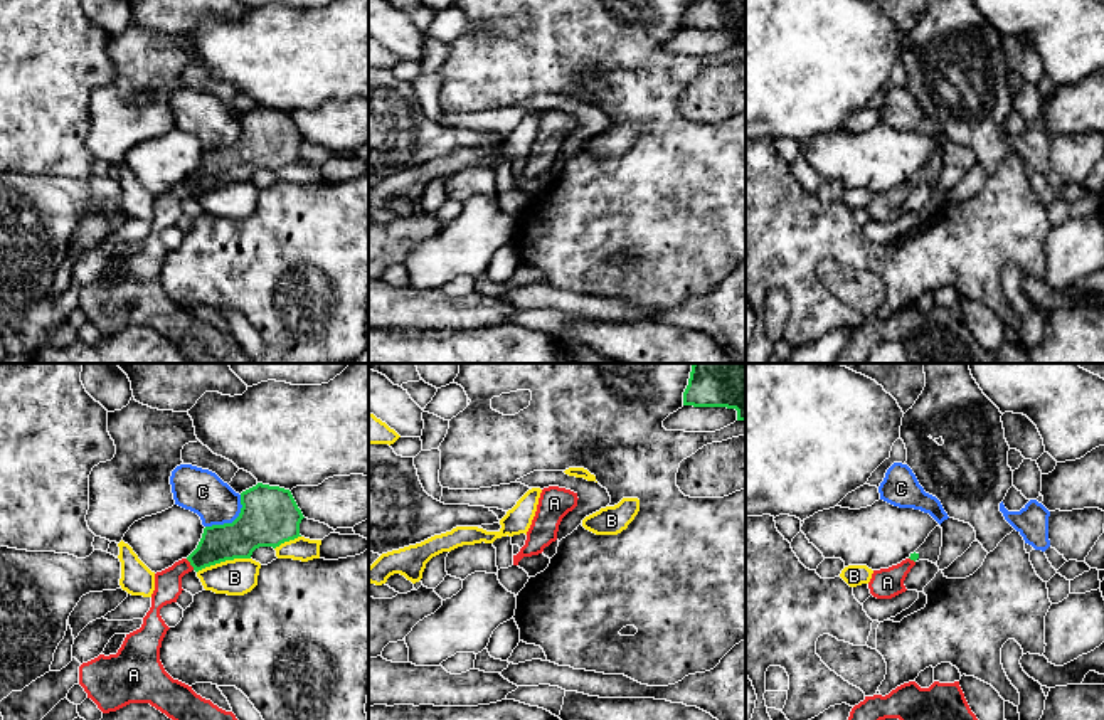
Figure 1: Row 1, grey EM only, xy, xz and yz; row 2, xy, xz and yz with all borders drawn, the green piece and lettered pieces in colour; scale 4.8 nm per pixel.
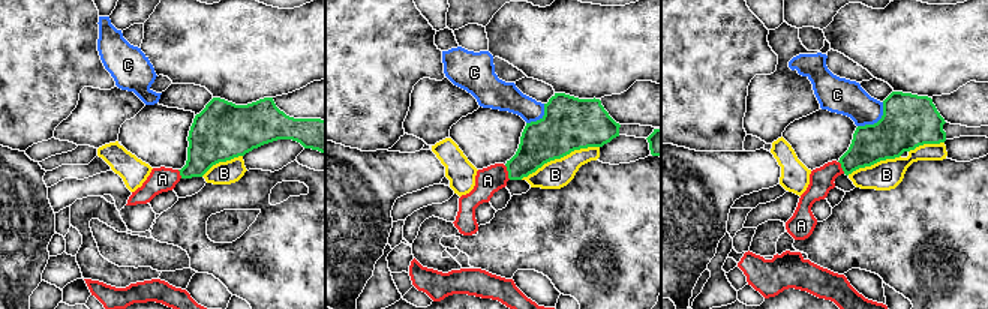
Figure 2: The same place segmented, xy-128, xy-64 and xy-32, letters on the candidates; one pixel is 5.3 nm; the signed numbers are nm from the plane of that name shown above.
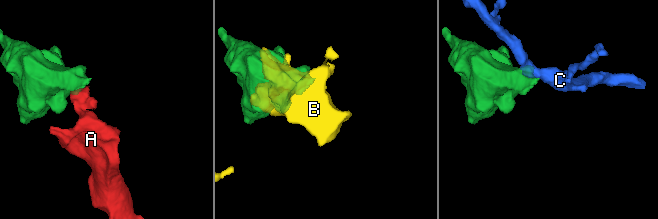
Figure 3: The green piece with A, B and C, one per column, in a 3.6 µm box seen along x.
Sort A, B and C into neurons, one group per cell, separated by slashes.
A / B / C

